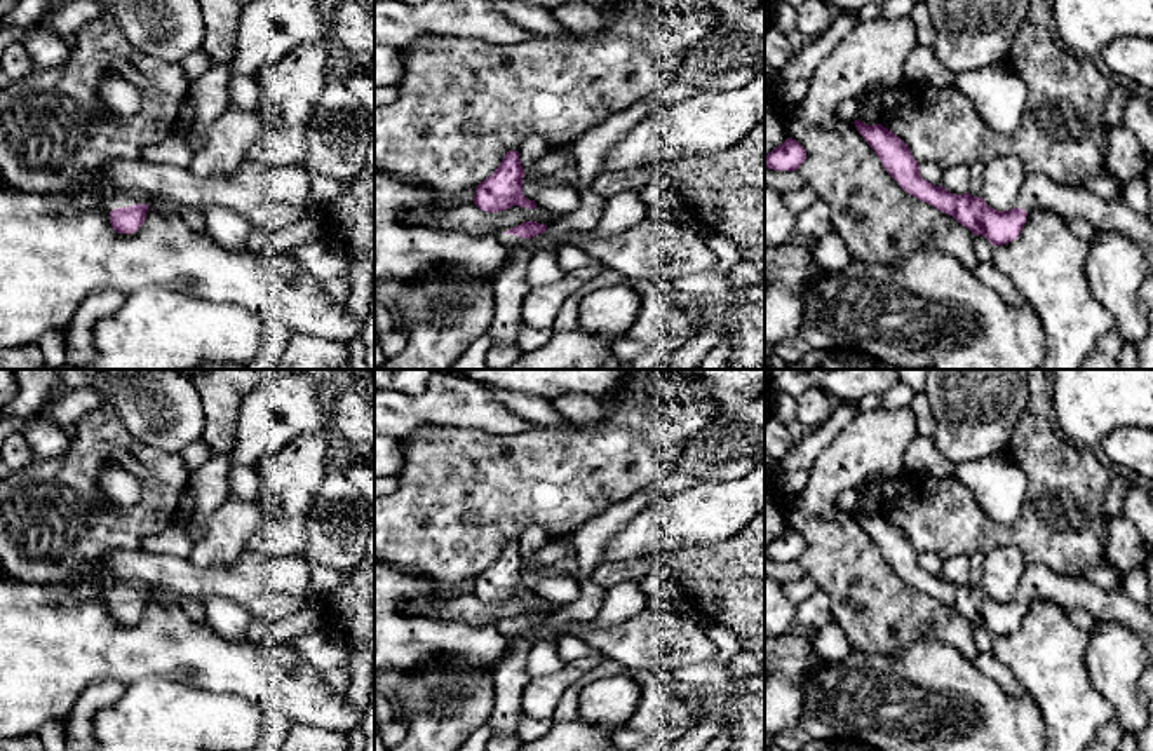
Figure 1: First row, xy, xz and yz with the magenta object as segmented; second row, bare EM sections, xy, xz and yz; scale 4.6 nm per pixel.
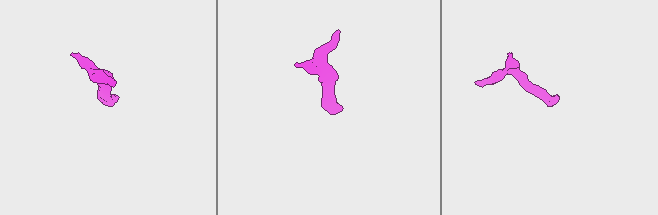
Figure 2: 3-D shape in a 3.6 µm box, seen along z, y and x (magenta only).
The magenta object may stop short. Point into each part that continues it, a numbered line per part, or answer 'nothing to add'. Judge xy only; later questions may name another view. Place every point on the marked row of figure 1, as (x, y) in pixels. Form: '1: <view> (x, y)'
1: xy (115, 201)

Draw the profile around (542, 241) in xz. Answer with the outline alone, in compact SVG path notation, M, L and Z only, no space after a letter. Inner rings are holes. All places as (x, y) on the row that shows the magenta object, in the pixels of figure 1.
M545 232L528 239L526 247L531 254L550 249L557 254L559 247L566 242L564 237L550 237Z

